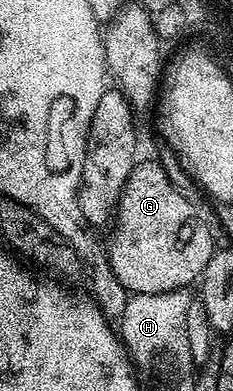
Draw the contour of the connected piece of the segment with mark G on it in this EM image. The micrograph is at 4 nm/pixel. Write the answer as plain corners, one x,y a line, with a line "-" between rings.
144,160
133,165
117,203
115,223
112,225
113,237
109,244
107,240
109,265
111,270
115,270
115,278
119,278
125,291
130,294
188,289
191,284
196,285
201,280
205,267
214,254
213,232
205,225
200,210
173,185
168,170
157,160

